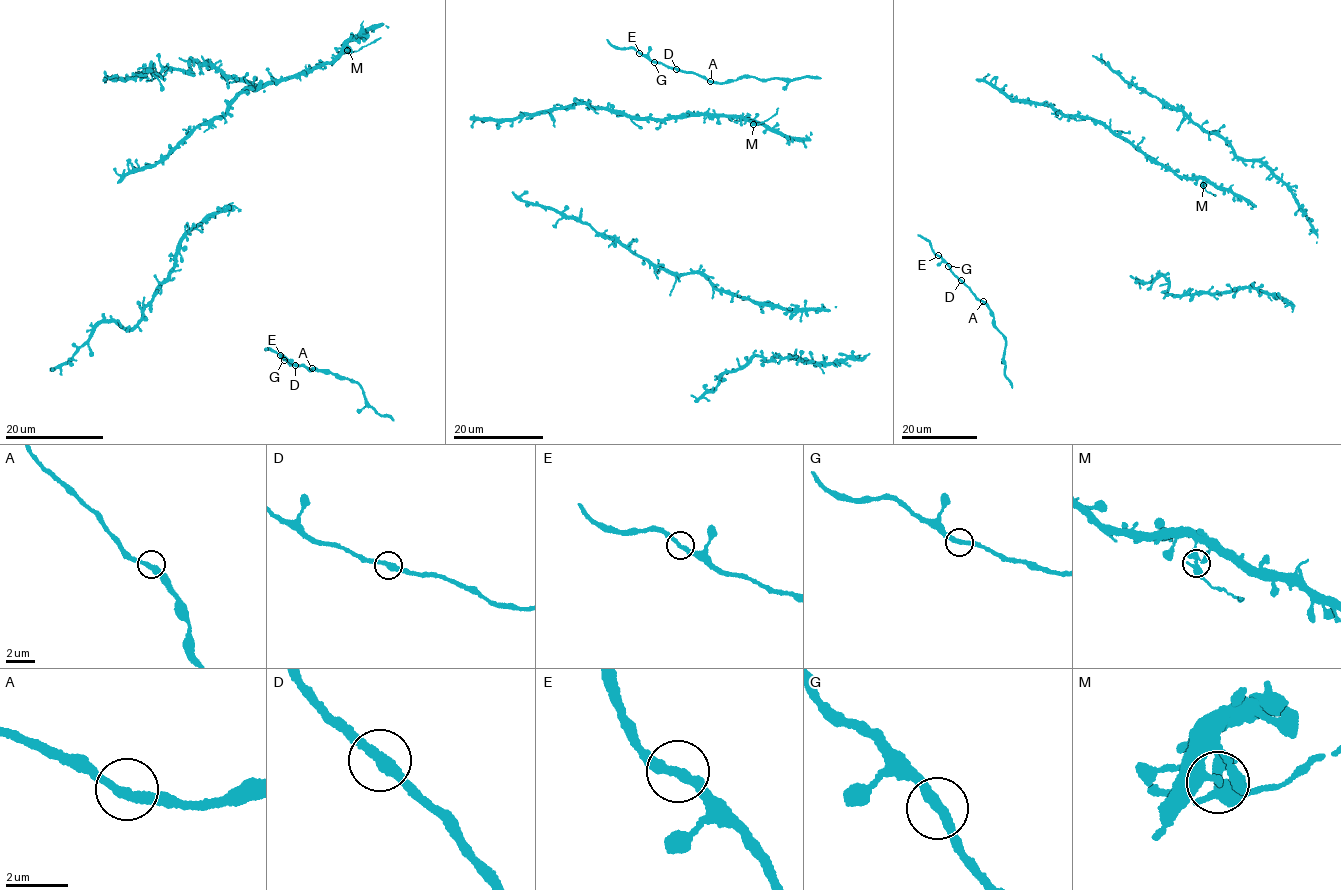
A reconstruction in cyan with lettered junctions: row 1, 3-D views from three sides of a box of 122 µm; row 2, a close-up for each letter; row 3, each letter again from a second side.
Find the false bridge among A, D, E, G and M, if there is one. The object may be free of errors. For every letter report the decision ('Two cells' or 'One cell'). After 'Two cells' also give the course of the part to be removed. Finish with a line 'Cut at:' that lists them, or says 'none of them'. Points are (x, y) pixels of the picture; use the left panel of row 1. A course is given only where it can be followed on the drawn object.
A: One cell
D: One cell
E: One cell
G: One cell
M: Two cells. Course of the part to remove: (347, 51), (359, 50), (380, 37)
Cut at: M

